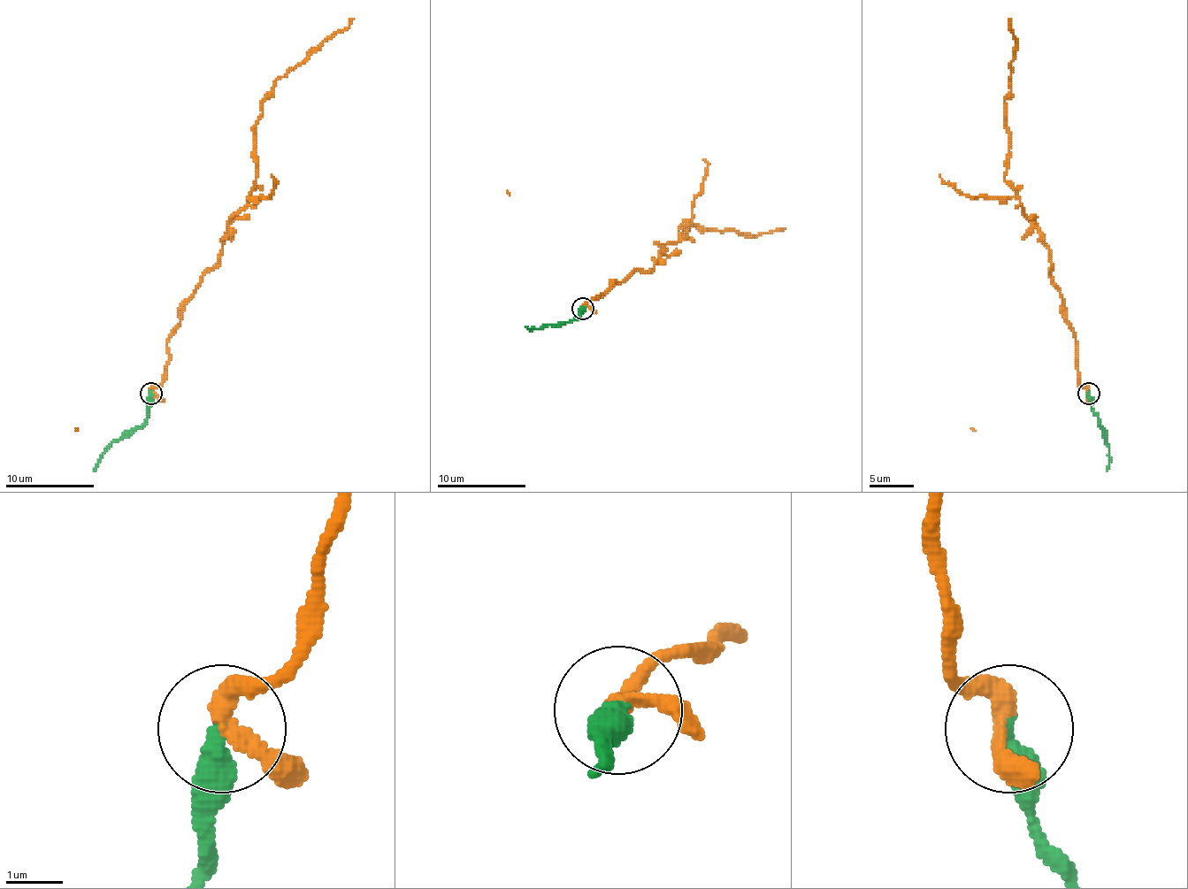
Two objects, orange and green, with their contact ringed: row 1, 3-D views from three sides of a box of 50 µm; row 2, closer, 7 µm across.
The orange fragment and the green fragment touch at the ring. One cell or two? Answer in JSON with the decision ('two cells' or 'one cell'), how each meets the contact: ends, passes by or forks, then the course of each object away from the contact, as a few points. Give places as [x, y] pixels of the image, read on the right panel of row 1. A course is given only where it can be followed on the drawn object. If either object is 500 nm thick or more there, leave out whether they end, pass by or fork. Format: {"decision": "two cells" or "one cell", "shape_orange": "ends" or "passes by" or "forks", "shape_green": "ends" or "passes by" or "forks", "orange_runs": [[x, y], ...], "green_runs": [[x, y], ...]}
{"decision": "one cell", "shape_orange": "passes by", "shape_green": "ends", "orange_runs": [[1089, 393], [1080, 381], [1062, 295], [1051, 277], [1051, 255], [1004, 179], [1004, 99], [1015, 45], [1008, 19]], "green_runs": [[1089, 393], [1089, 403], [1107, 444], [1107, 471]]}

